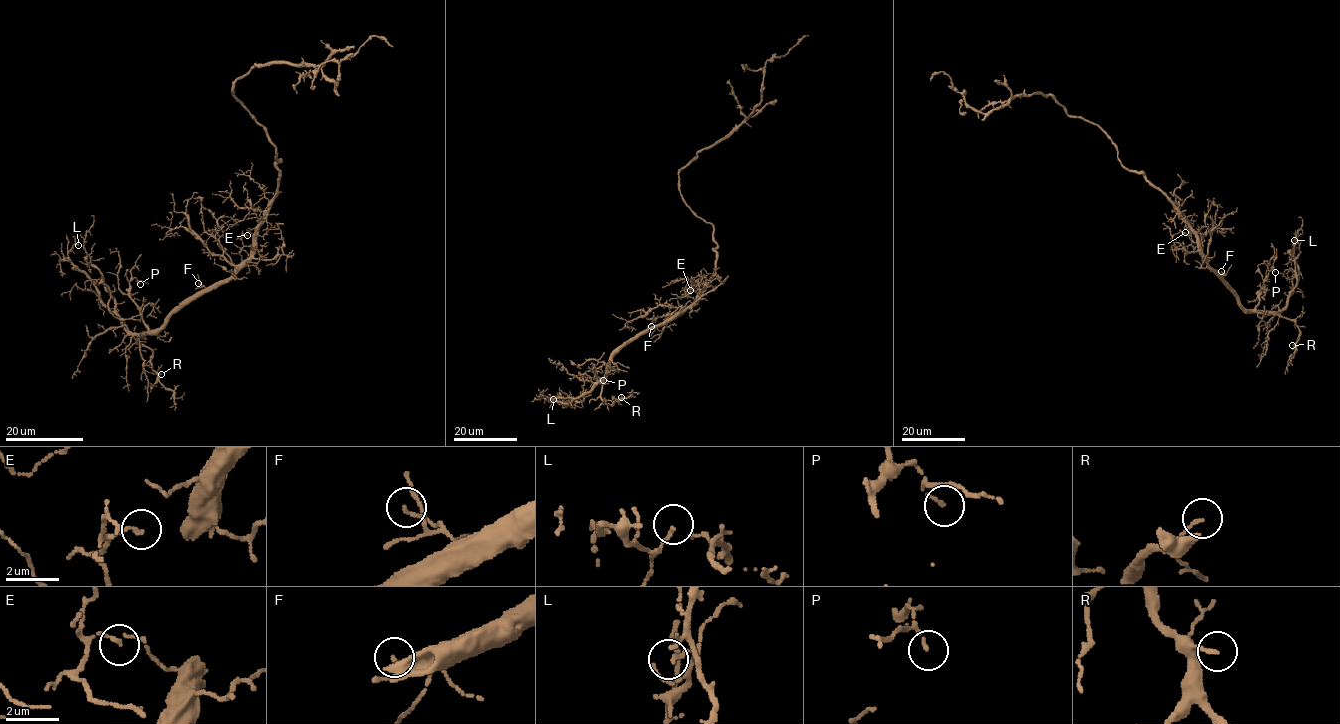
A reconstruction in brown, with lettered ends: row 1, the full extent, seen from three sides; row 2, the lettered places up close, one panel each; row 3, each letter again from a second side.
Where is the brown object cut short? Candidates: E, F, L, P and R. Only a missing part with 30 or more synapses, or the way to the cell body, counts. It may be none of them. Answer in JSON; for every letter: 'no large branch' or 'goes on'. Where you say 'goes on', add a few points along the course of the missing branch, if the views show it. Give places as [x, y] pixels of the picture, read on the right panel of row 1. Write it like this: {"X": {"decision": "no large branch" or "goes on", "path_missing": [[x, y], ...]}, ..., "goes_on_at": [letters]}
{"E": {"decision": "no large branch"}, "F": {"decision": "no large branch"}, "L": {"decision": "no large branch"}, "P": {"decision": "no large branch"}, "R": {"decision": "no large branch"}, "goes_on_at": []}

